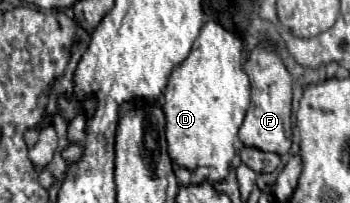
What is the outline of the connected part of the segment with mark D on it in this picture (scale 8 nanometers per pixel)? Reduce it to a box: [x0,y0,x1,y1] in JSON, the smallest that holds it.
[163,20,249,184]

